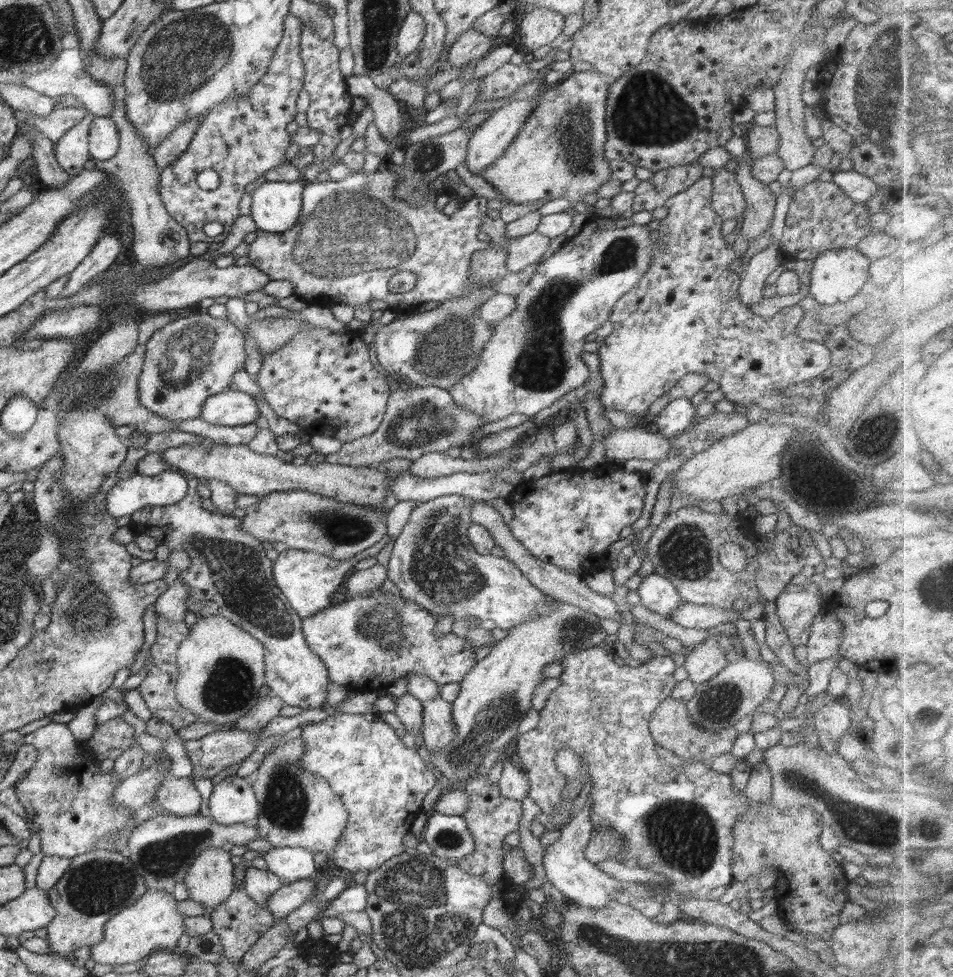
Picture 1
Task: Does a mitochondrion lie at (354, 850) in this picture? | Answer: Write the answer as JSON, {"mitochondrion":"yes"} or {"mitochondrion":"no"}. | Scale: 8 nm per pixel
{"mitochondrion":"no"}

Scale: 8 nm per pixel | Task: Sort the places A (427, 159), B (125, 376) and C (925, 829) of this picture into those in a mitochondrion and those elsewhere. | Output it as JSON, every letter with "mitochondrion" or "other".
{"A":"mitochondrion","B":"mitochondrion","C":"mitochondrion"}

